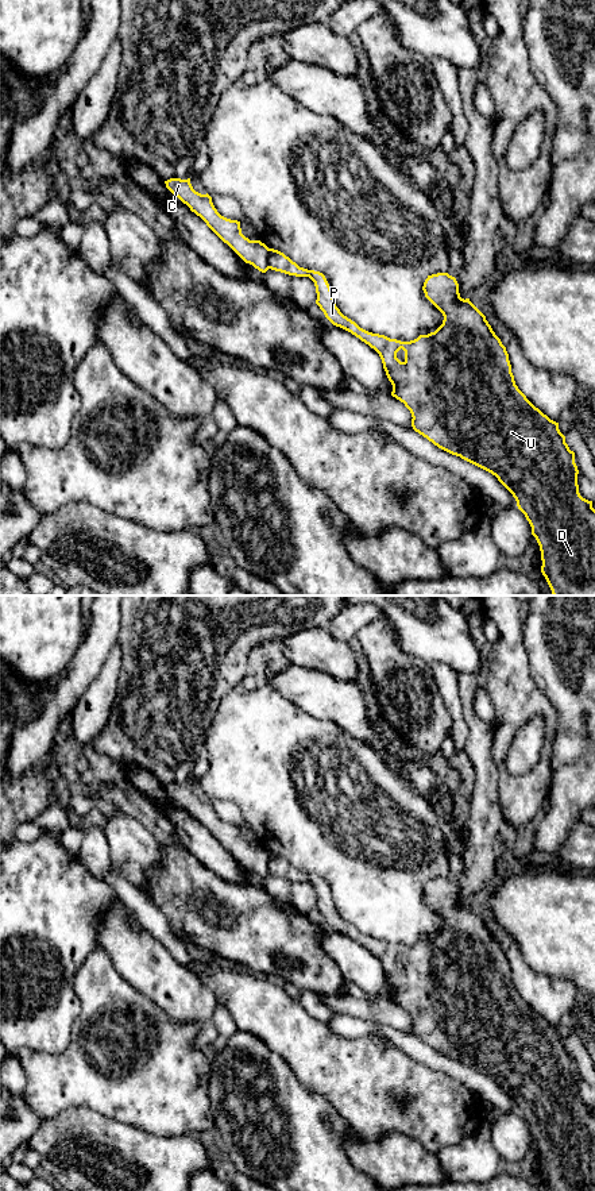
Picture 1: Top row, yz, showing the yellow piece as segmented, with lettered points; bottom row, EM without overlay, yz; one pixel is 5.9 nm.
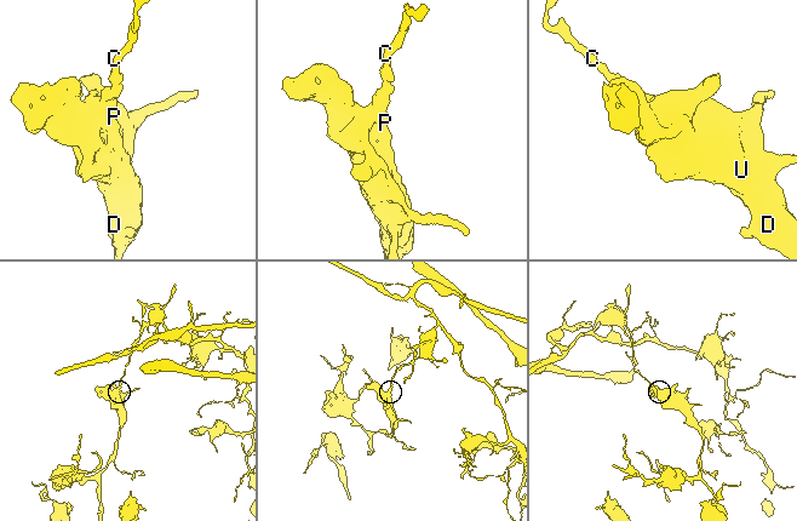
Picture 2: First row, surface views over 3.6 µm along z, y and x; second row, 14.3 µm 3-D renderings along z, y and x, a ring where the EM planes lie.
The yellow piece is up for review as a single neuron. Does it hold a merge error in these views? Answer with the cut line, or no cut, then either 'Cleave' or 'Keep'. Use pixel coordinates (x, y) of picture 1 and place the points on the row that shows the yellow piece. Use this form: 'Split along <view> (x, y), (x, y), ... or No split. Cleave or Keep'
Split along yz (269, 249), (267, 268). Cleave

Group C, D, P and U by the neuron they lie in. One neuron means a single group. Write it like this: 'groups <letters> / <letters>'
groups C / D P U

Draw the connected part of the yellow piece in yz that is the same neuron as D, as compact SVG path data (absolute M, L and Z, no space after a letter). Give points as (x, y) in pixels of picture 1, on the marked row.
M268 248L268 269L295 277L309 277L316 286L316 304L325 317L374 348L393 385L391 396L405 404L412 413L412 427L438 448L491 473L513 494L518 509L532 527L541 551L541 573L553 596L595 596L595 509L583 498L577 485L575 452L565 443L559 423L536 408L518 389L511 373L506 347L495 335L486 316L470 301L461 298L459 284L448 273L428 275L422 290L425 297L443 313L443 324L428 335L410 342L390 339L360 328L336 307L331 286L320 271L300 267L283 253Z

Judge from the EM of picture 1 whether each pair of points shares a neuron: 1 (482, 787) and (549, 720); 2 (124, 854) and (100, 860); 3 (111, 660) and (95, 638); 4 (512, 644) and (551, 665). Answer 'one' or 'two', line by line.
1: two
2: two
3: two
4: two

